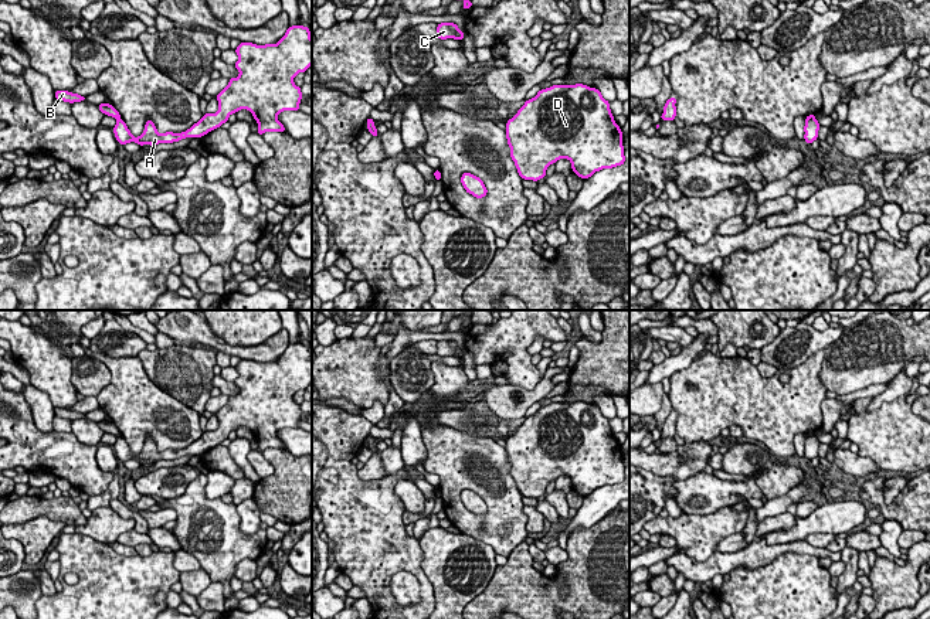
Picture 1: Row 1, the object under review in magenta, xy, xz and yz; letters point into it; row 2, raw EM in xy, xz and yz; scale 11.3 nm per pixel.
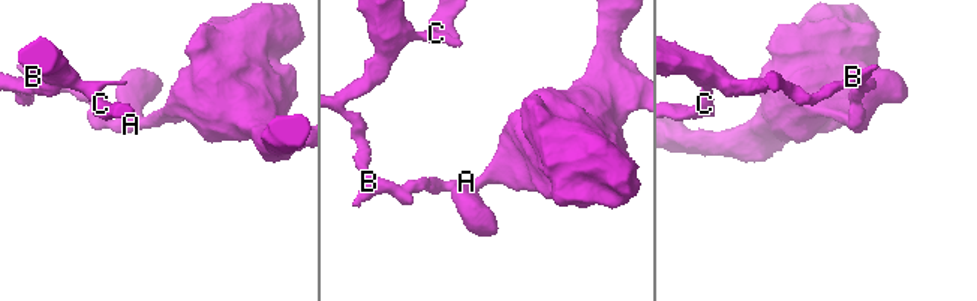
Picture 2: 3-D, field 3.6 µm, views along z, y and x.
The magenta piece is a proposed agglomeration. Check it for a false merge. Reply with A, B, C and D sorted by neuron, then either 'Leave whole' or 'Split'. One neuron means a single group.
Groups: A D / B C. Split

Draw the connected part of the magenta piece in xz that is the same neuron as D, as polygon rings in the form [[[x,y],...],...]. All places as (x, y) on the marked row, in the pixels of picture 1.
[[[551,85],[506,122],[510,157],[525,180],[544,178],[550,164],[568,159],[573,173],[591,177],[625,161],[622,130],[597,88]]]

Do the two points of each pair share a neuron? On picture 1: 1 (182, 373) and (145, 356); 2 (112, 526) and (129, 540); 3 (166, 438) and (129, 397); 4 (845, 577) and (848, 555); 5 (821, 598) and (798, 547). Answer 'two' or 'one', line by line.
1: one
2: two
3: one
4: one
5: two

